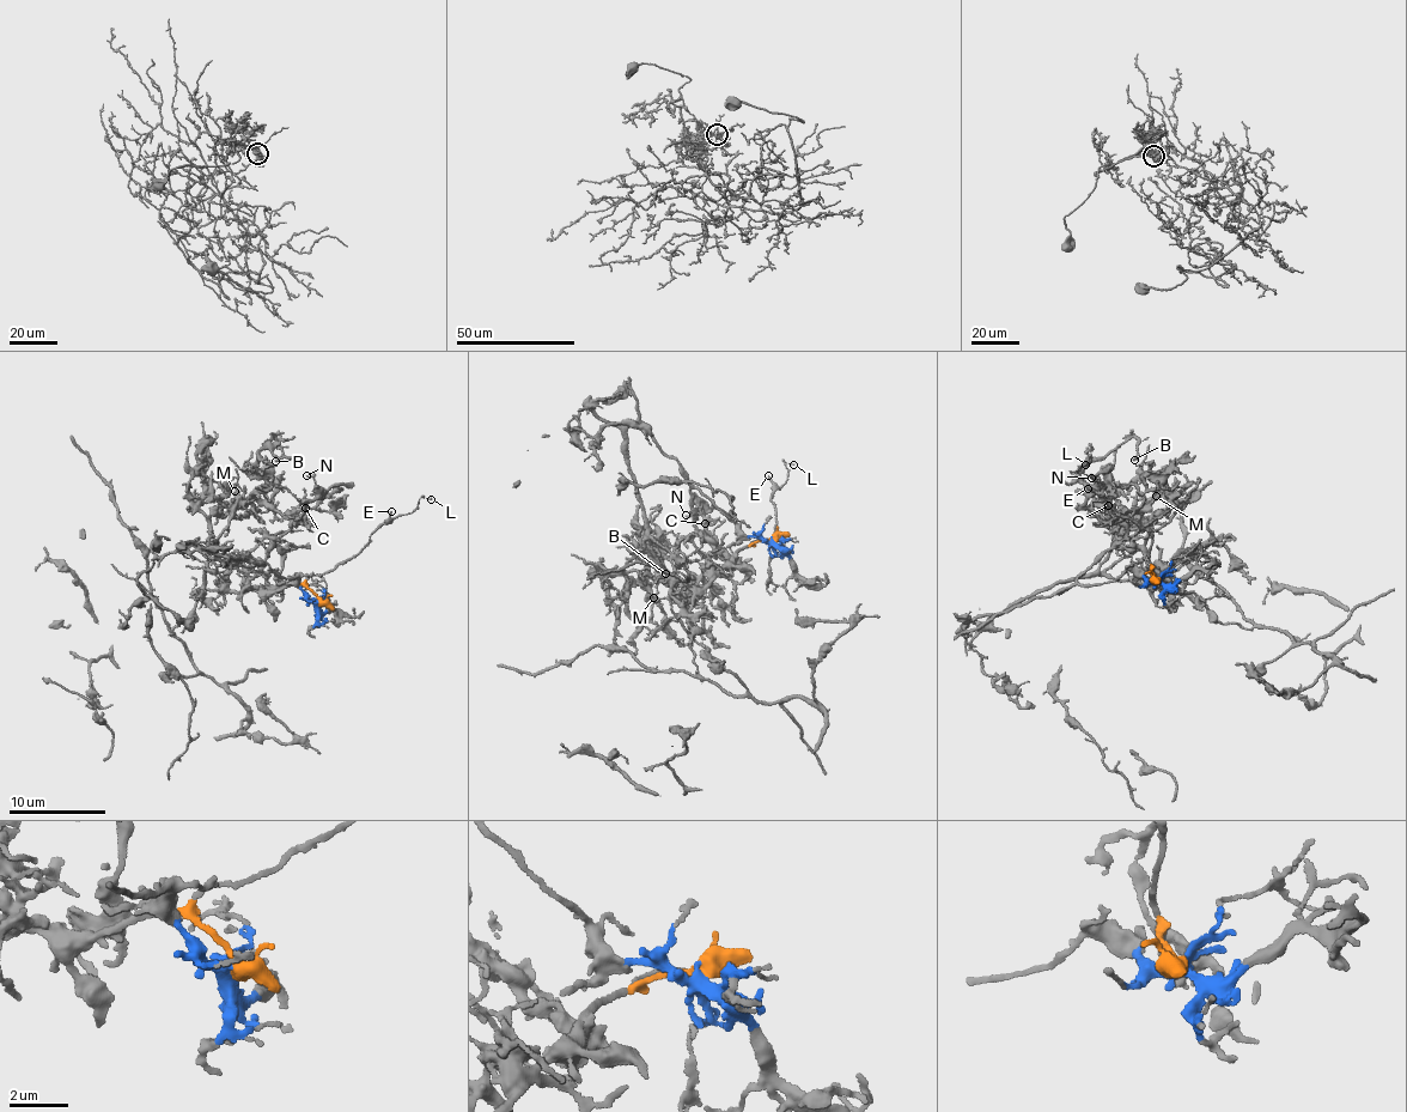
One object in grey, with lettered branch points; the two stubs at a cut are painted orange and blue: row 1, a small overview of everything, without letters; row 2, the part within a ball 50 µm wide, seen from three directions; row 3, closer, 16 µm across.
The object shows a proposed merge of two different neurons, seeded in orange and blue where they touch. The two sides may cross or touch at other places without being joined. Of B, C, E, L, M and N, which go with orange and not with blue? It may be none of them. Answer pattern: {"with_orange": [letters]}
{"with_orange": ["E", "L"]}

